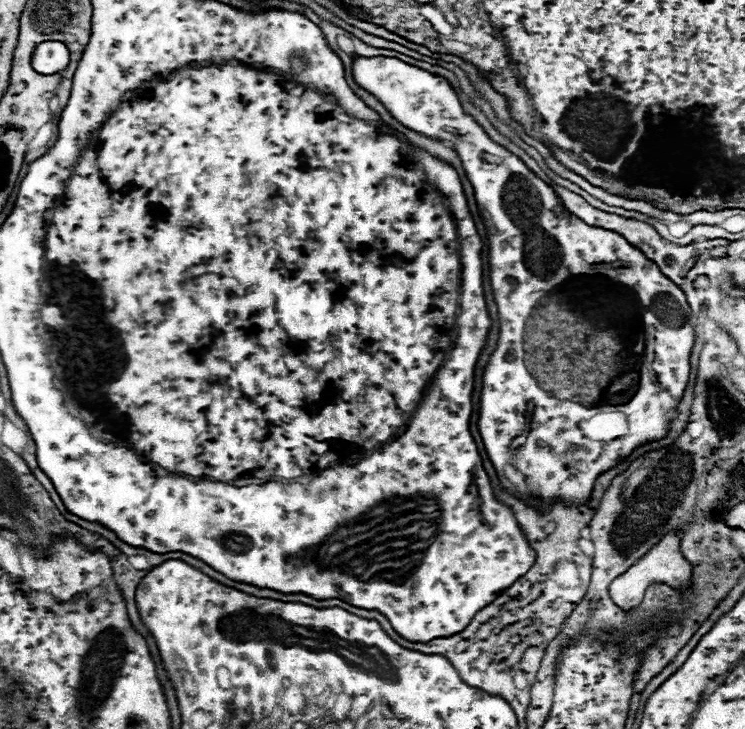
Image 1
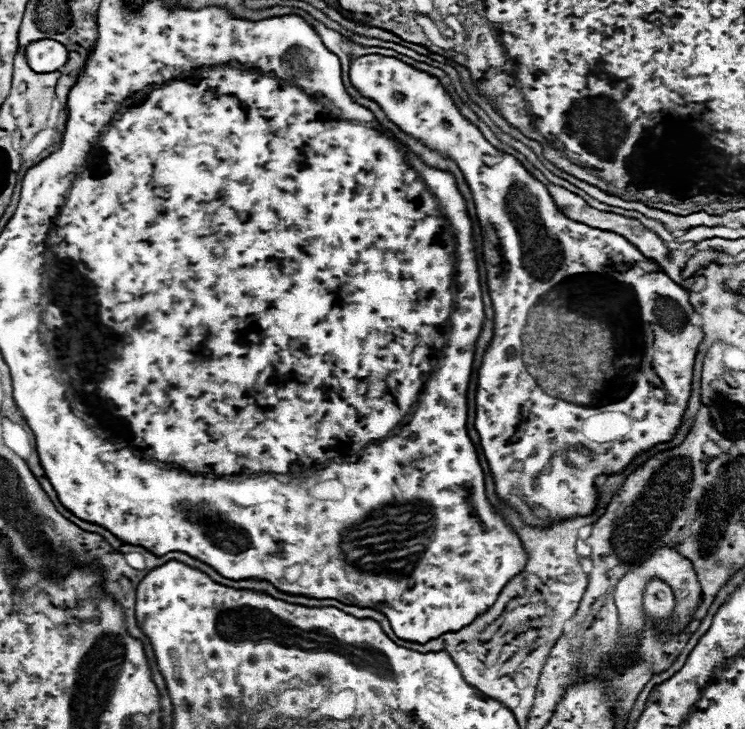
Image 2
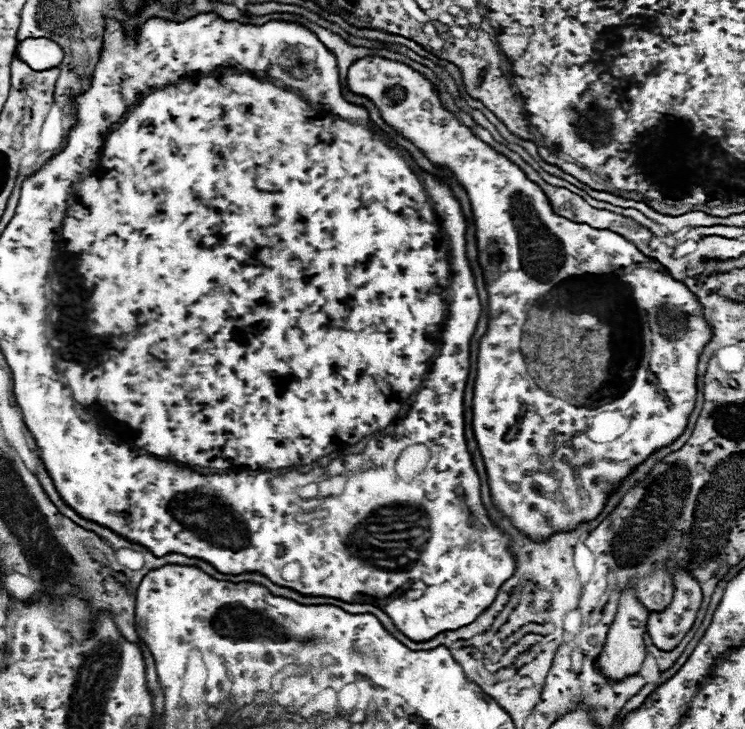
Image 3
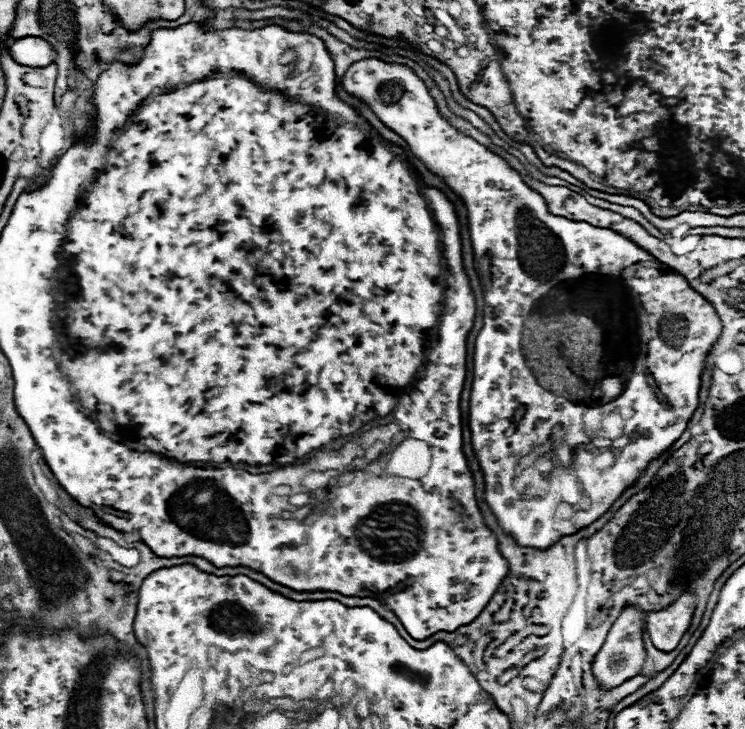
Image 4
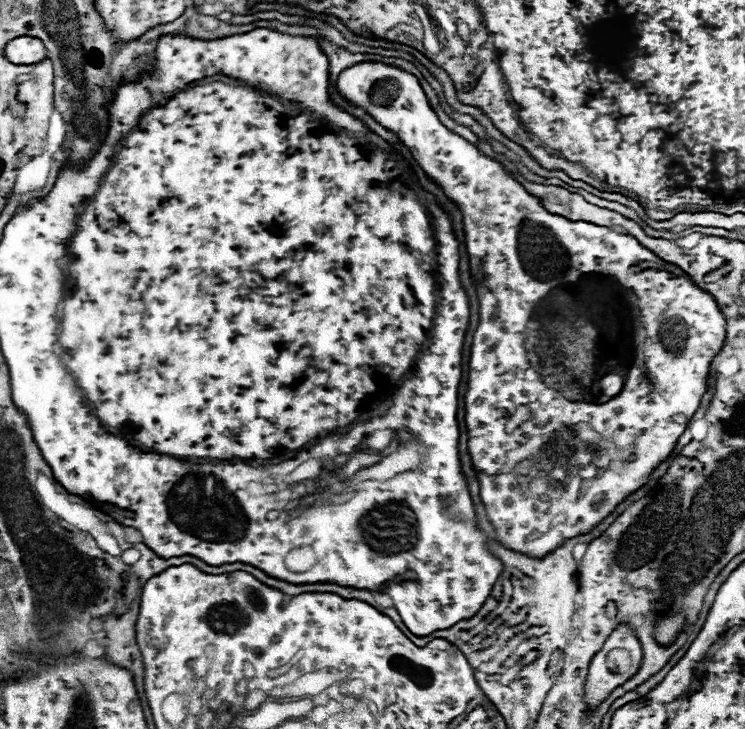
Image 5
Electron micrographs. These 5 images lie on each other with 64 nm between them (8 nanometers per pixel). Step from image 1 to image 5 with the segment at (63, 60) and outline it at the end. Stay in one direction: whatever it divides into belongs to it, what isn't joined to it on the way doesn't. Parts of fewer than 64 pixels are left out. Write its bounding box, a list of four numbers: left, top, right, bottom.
[4,36,46,64]

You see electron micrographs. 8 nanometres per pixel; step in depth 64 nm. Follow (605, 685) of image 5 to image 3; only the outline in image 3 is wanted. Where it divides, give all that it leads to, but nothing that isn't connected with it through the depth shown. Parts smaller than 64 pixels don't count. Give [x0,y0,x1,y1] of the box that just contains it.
[596,586,648,682]

